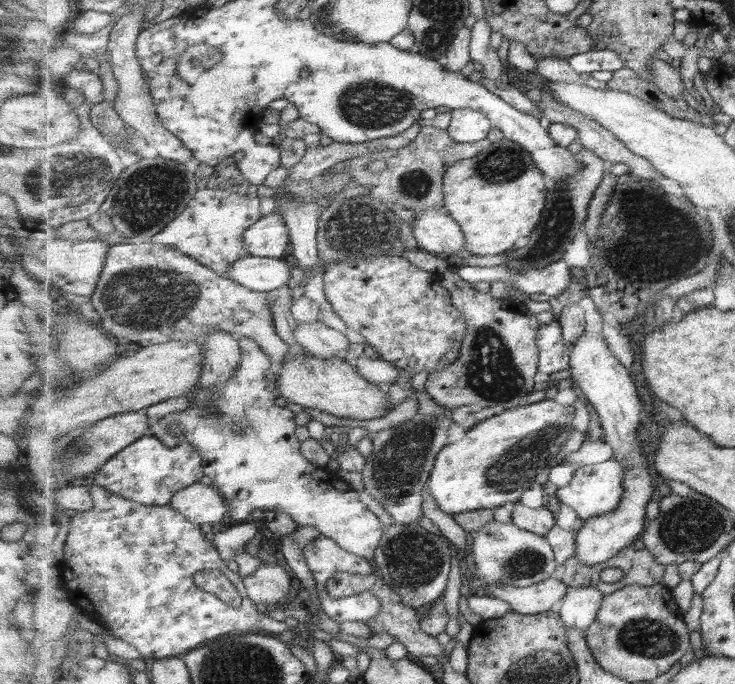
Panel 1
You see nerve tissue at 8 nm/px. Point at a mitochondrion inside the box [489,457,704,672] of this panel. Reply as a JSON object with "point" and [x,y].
{"point":[651,638]}

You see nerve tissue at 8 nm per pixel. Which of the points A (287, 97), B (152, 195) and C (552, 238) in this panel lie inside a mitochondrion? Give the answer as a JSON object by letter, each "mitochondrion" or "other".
{"A":"other","B":"mitochondrion","C":"mitochondrion"}

